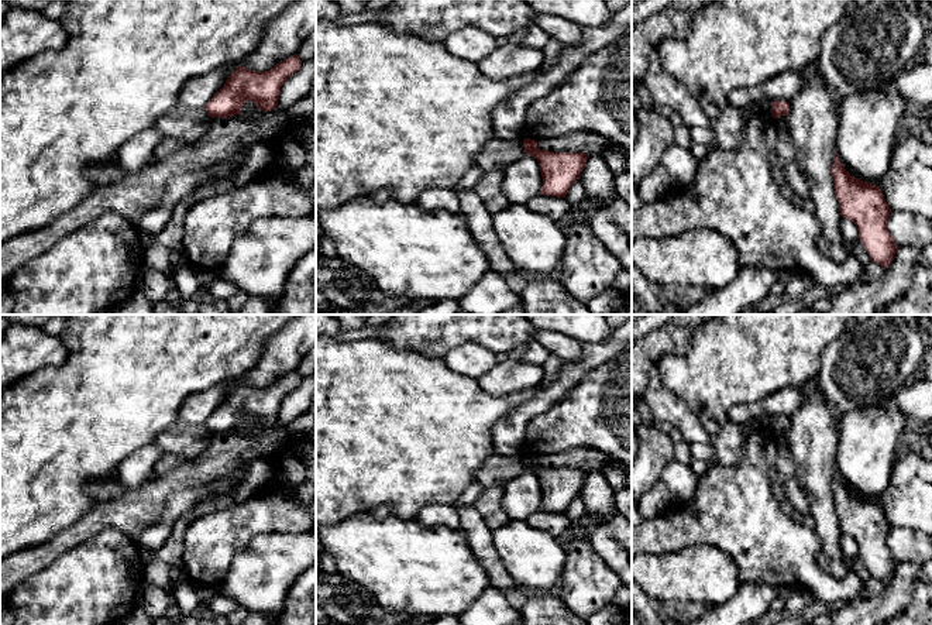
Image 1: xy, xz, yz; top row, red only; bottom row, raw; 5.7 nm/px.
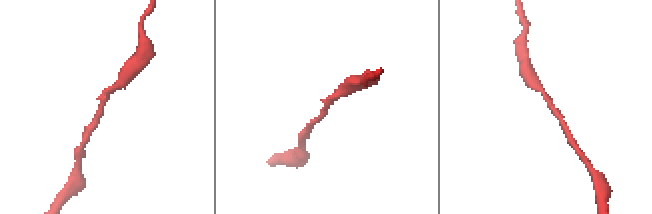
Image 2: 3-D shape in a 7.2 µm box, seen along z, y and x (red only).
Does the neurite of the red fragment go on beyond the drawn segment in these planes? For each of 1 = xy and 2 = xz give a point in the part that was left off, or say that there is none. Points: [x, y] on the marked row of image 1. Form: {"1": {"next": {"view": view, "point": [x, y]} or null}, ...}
{"1": {"next": null}, "2": {"next": null}}

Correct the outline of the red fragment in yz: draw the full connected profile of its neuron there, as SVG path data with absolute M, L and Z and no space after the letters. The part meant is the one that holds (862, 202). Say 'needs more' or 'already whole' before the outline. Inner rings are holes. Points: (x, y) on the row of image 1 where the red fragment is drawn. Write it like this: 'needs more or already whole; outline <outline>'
already whole; outline M836 152L833 155L832 176L842 217L850 219L856 224L859 238L870 260L888 268L898 247L887 229L891 209L884 199L883 190L880 186L853 178L840 164Z

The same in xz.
already whole; outline M525 138L526 155L534 157L540 164L543 178L541 195L565 198L571 185L581 176L589 155L582 152L553 152L540 150L537 141Z

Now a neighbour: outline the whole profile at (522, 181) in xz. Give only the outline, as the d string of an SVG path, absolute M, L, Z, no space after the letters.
M525 155L505 168L502 192L510 203L526 205L532 198L541 193L543 178L539 161Z

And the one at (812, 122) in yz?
M816 63L799 72L804 87L790 103L787 130L795 147L795 161L804 174L822 233L818 248L833 261L843 261L852 251L840 233L842 214L835 195L832 164L838 113Z

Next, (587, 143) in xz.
M568 133L557 138L537 141L540 150L553 152L582 152L587 155L602 154L609 147L609 140L598 133Z

